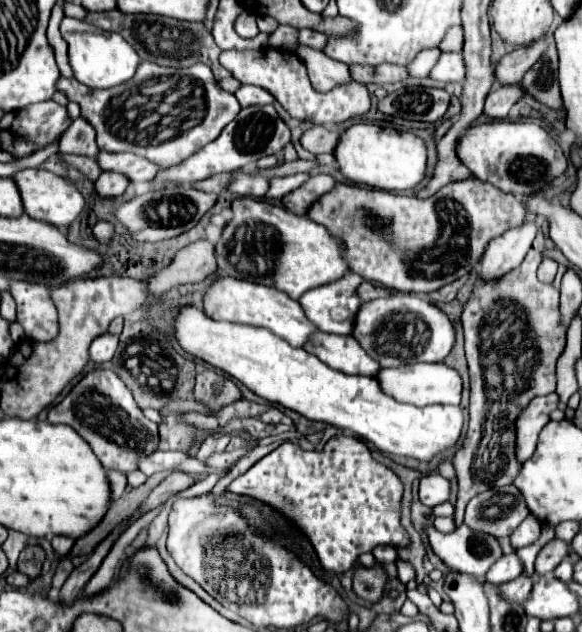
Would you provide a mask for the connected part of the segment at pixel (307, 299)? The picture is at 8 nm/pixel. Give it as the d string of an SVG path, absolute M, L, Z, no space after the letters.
M349 273L339 279L339 283L327 283L327 287L317 287L315 291L307 291L303 299L299 299L299 305L303 307L307 319L319 327L319 331L325 333L335 333L335 335L351 335L353 323L355 323L355 313L361 307L361 299L357 297L357 287L363 281L361 275Z

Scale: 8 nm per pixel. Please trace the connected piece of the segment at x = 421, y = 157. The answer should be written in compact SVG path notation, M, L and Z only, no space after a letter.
M355 123L343 131L333 155L345 179L383 191L407 191L417 187L427 165L427 149L417 135L383 129L373 123Z

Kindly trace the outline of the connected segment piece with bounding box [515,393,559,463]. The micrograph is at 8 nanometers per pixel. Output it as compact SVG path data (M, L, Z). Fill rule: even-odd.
M555 393L545 395L545 397L535 397L525 409L523 415L515 421L515 449L519 451L519 463L525 463L537 445L537 437L541 429L549 421L549 413L557 409L559 397Z

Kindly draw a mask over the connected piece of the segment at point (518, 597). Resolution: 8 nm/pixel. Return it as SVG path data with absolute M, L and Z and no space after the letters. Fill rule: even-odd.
M521 575L521 577L517 577L517 579L509 581L509 583L499 585L497 591L499 591L499 595L503 595L503 599L507 599L509 603L519 603L519 605L521 605L521 603L525 603L525 599L529 597L531 587L533 587L533 579Z

